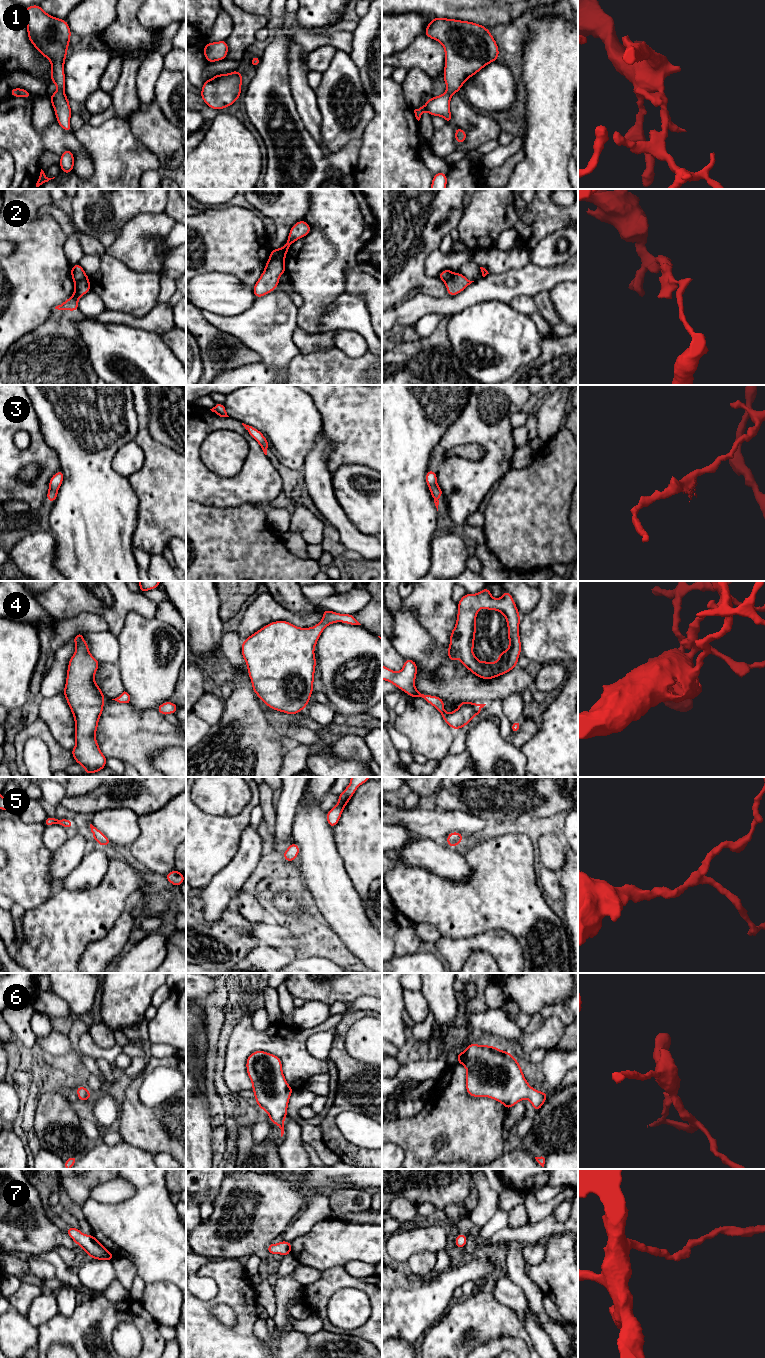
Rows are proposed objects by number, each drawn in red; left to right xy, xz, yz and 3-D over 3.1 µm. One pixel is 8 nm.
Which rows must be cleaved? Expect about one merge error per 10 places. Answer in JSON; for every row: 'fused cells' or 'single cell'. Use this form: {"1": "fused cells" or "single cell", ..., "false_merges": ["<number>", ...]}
{"1": "single cell", "2": "fused cells", "3": "single cell", "4": "single cell", "5": "single cell", "6": "single cell", "7": "single cell", "false_merges": ["2"]}

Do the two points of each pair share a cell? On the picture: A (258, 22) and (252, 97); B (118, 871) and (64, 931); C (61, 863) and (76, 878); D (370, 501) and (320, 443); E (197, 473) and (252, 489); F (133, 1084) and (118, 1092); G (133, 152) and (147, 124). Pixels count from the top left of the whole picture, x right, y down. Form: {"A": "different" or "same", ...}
{"A": "different", "B": "same", "C": "different", "D": "different", "E": "same", "F": "different", "G": "different"}

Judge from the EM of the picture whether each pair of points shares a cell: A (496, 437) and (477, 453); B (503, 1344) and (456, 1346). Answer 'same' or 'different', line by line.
A: different
B: different

